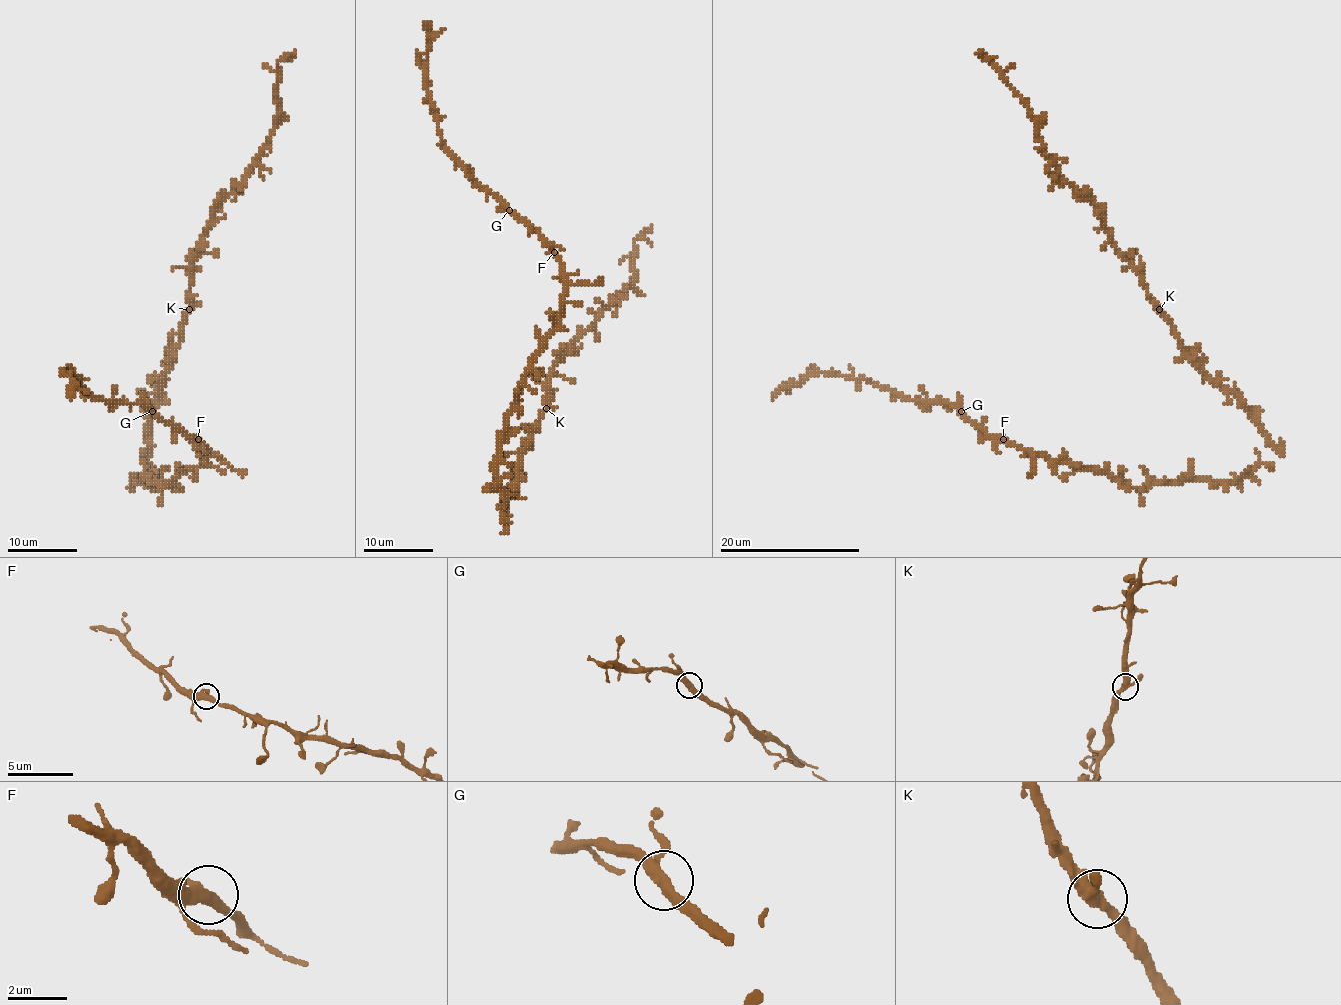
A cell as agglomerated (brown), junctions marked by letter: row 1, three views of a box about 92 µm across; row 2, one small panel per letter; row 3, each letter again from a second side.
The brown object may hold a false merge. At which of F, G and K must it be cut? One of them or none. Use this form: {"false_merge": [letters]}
{"false_merge": []}

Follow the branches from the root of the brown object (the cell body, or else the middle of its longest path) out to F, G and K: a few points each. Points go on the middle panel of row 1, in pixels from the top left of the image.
F: (503, 497), (496, 453), (505, 413), (516, 401), (538, 343), (556, 324), (565, 292), (565, 271), (554, 252)
G: (503, 497), (496, 453), (505, 413), (538, 343), (556, 324), (565, 292), (556, 252), (509, 210)
K: (503, 497), (505, 529), (505, 502), (514, 487), (517, 457), (535, 431), (538, 415), (545, 408)

